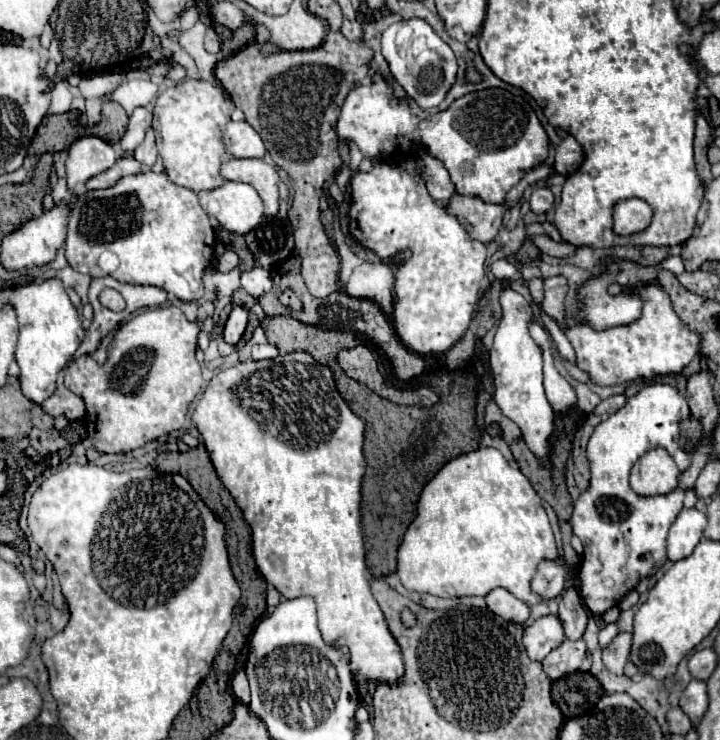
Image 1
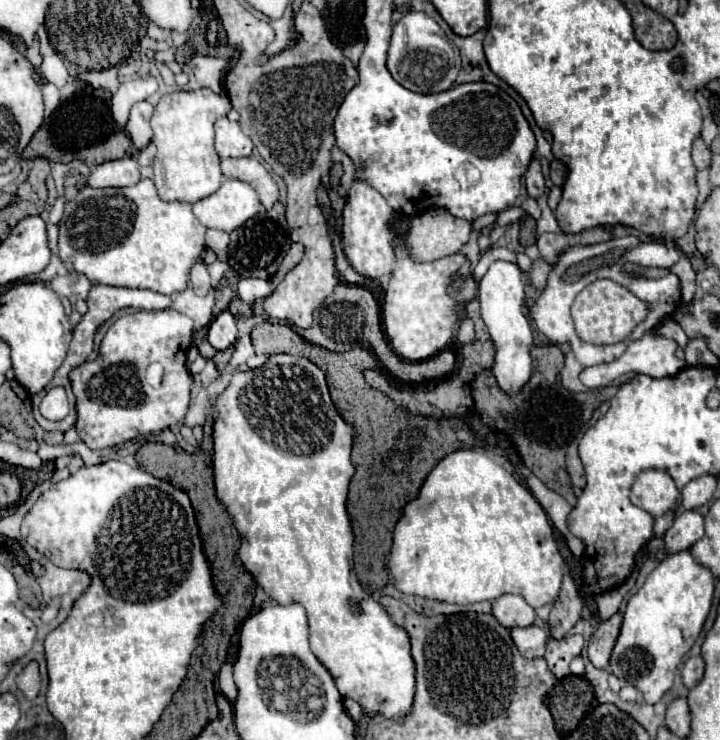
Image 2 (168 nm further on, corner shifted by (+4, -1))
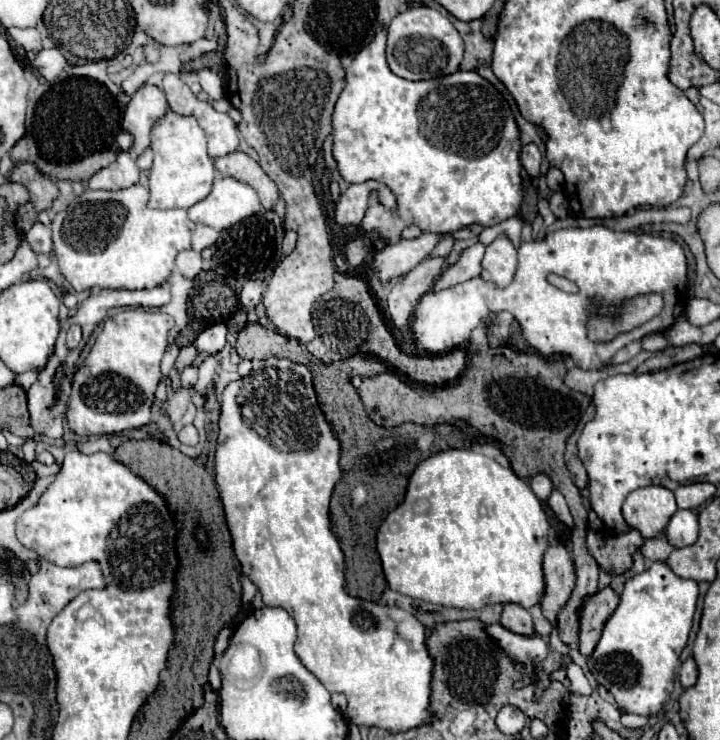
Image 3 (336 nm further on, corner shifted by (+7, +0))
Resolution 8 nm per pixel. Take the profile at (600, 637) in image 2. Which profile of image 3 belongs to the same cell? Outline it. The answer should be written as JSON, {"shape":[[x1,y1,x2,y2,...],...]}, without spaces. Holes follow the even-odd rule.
{"shape":[[603,588,593,596,583,598,583,606,579,610,579,652,583,656,591,656,607,618,615,612,619,604,619,596,611,588]]}

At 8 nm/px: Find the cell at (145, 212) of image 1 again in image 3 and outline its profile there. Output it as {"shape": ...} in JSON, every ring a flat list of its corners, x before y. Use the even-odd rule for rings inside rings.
{"shape":[[135,184,125,190,105,192,87,190,77,196,67,210,55,214,53,218,53,252,65,280,77,290,91,288,125,288,143,290,163,284,175,266,175,256,181,250,191,248,191,232,195,224,187,218,185,210,151,210,147,208,149,190]]}

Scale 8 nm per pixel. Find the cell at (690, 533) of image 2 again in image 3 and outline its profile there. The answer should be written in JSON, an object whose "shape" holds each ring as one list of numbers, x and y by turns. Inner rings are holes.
{"shape":[[677,510,673,518,669,520,665,534,667,534,669,544,675,548,691,546,699,534,697,514,693,510]]}

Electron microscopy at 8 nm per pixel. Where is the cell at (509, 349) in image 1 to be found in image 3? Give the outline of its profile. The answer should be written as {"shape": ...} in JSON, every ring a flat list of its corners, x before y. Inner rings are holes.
{"shape":[[499,236,487,246,481,264,483,264,483,272,481,272,483,280,491,280,503,288,515,276,517,248,507,236]]}

